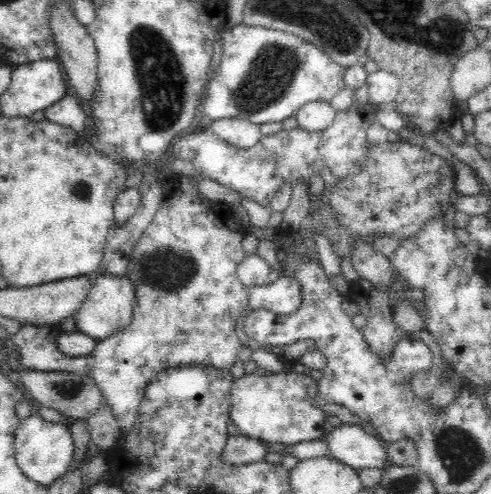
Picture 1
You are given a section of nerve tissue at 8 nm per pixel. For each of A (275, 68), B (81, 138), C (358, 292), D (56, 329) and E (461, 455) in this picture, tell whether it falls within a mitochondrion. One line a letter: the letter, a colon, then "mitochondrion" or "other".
A: mitochondrion
B: other
C: other
D: other
E: mitochondrion

